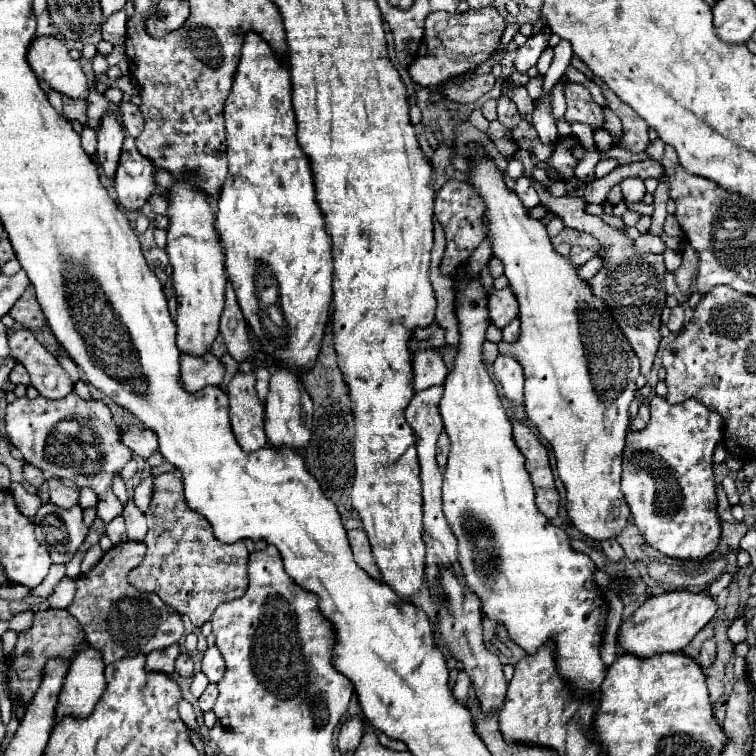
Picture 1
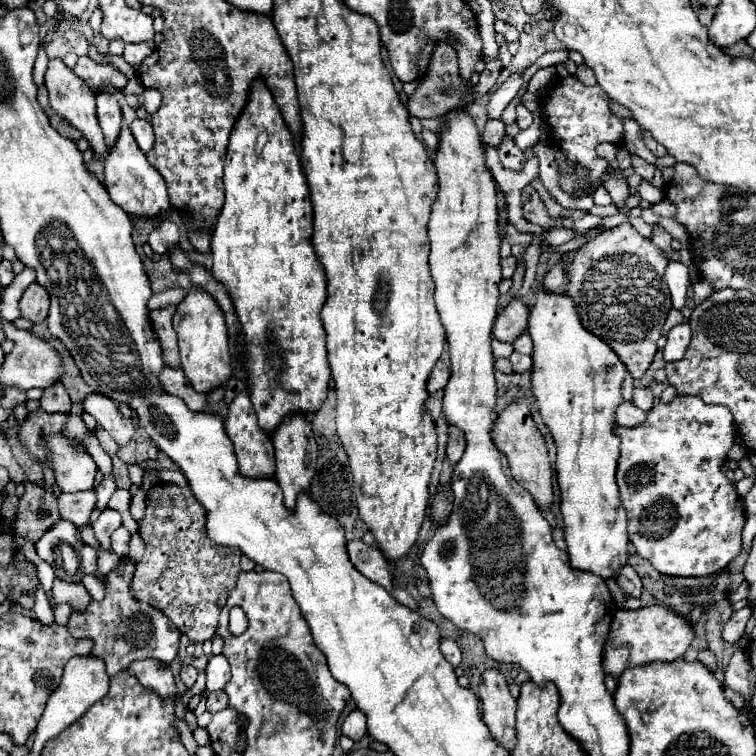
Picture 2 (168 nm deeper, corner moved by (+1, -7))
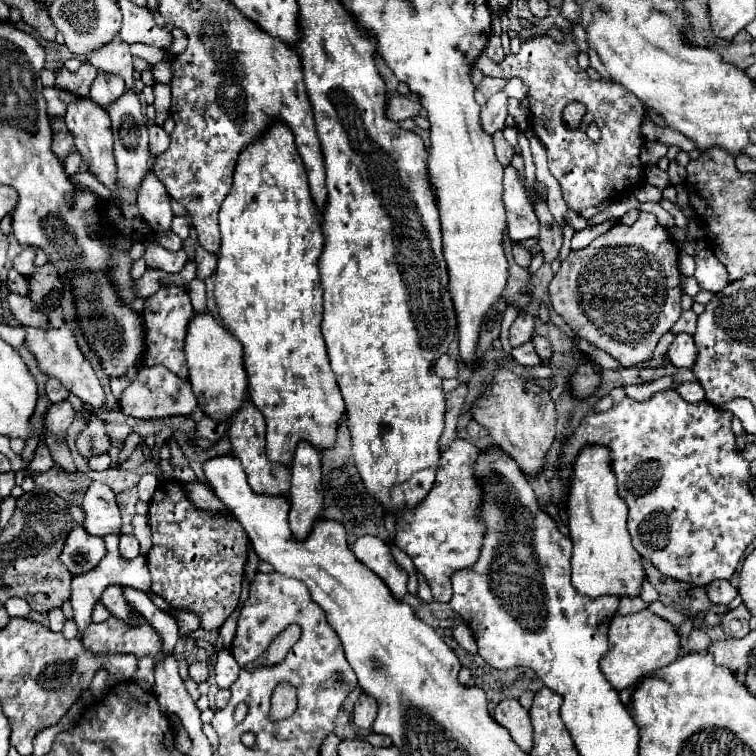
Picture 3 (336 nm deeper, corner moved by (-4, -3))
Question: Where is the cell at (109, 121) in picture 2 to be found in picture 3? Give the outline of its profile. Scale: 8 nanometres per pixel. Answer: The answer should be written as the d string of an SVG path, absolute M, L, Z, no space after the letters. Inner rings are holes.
M98 74L96 80L92 82L92 88L90 88L90 98L96 100L98 104L106 106L110 104L112 100L116 100L122 92L126 90L126 84L122 80L122 76L118 74Z

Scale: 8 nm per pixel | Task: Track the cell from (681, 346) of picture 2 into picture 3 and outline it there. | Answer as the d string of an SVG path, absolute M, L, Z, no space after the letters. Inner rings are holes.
M676 334L674 342L668 348L668 356L670 356L670 362L676 368L688 368L688 370L692 370L692 366L696 362L696 356L698 356L694 338L690 334Z

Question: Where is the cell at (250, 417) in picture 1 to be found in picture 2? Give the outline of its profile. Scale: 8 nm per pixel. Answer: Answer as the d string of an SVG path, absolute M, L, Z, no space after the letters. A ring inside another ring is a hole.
M247 390L239 392L233 402L229 404L229 416L225 420L225 430L227 436L231 438L233 446L235 446L235 454L239 460L239 472L243 476L251 476L251 478L261 478L261 476L273 476L275 474L275 458L273 458L273 444L271 444L271 436L257 424L257 416L251 404L251 396Z

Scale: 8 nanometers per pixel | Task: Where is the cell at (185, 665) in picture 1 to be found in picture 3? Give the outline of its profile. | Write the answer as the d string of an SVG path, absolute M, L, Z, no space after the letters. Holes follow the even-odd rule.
M194 662L190 664L190 676L196 682L204 682L210 678L210 664L208 662Z

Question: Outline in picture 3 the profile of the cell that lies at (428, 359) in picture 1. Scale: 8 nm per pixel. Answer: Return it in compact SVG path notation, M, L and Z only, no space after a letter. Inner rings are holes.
M444 354L444 356L438 358L434 368L436 368L436 374L440 378L456 378L456 374L458 374L458 360L448 356L448 354Z

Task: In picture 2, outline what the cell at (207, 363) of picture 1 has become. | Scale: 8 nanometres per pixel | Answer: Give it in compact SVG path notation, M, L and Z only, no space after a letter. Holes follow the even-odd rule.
M169 366L163 368L163 372L159 374L159 382L167 392L179 396L189 406L189 410L203 410L205 404L209 402L209 394L197 394L191 388L189 380L185 380L181 368L169 368Z

